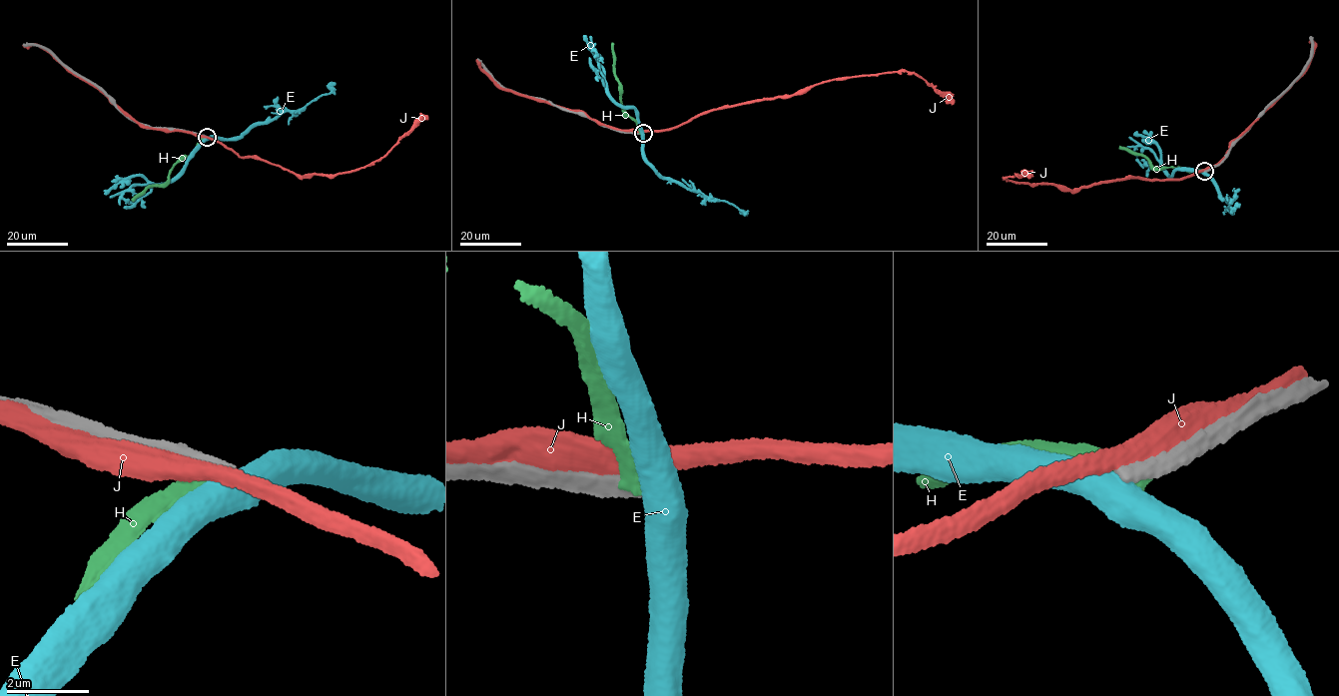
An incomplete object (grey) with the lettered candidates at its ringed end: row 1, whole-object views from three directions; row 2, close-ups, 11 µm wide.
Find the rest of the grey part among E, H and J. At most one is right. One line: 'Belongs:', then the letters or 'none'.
Belongs: none

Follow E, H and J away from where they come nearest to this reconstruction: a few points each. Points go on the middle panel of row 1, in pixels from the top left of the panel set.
E: (642, 133), (645, 159), (655, 172), (727, 203), (747, 214)
H: (639, 133), (636, 120), (621, 106), (612, 42)
J: (637, 132), (669, 131), (702, 113), (784, 98), (833, 79), (905, 71), (925, 80), (954, 104)

